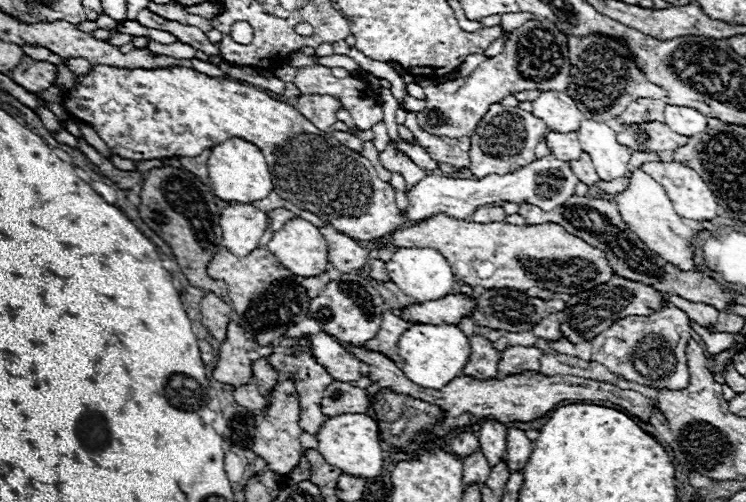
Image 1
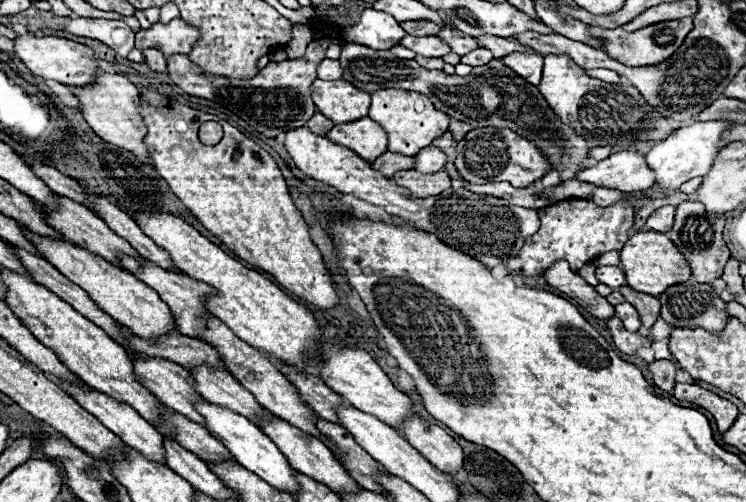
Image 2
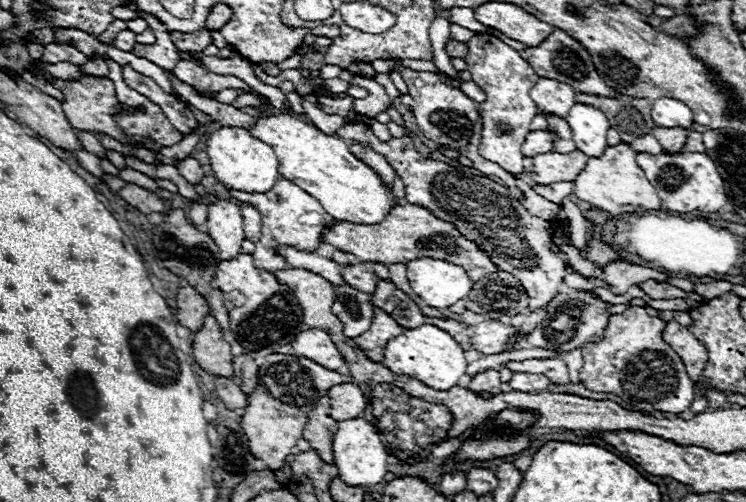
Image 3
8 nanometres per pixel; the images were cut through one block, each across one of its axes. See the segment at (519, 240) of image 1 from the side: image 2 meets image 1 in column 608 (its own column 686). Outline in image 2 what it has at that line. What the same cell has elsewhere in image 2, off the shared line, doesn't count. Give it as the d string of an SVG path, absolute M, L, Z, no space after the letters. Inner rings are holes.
M638 232L628 238L624 248L620 250L620 266L626 274L626 282L636 292L644 292L650 296L660 296L666 288L684 282L690 278L690 268L684 256L676 250L672 240L660 232Z

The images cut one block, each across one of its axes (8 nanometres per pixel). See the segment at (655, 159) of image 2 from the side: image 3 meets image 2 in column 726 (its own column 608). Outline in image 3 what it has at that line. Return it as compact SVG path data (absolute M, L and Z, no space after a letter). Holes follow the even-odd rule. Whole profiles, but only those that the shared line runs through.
M574 104L566 116L566 122L570 124L578 150L590 158L602 156L606 150L606 132L610 130L610 124L602 110L588 104Z

